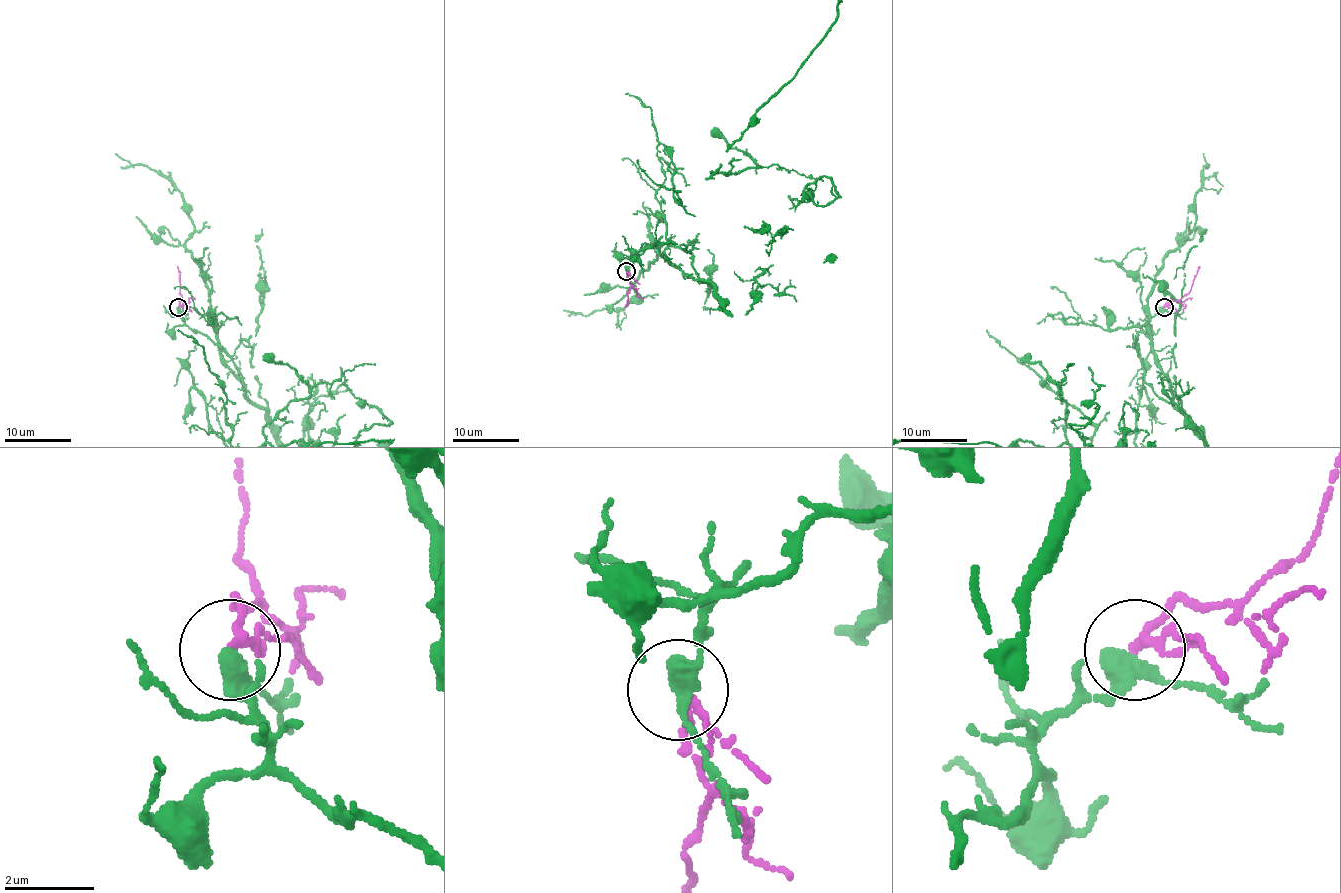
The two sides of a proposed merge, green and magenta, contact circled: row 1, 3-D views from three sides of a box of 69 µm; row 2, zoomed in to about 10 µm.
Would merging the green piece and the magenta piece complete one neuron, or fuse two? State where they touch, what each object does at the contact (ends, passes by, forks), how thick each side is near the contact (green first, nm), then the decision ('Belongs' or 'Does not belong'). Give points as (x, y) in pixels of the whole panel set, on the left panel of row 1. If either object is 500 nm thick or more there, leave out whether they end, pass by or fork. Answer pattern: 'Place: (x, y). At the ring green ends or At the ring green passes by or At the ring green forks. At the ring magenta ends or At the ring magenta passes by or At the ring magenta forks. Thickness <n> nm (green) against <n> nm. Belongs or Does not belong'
Place: (178, 307). At the ring green passes by. At the ring magenta passes by. Thickness 400 nm (green) against 150 nm. Belongs

